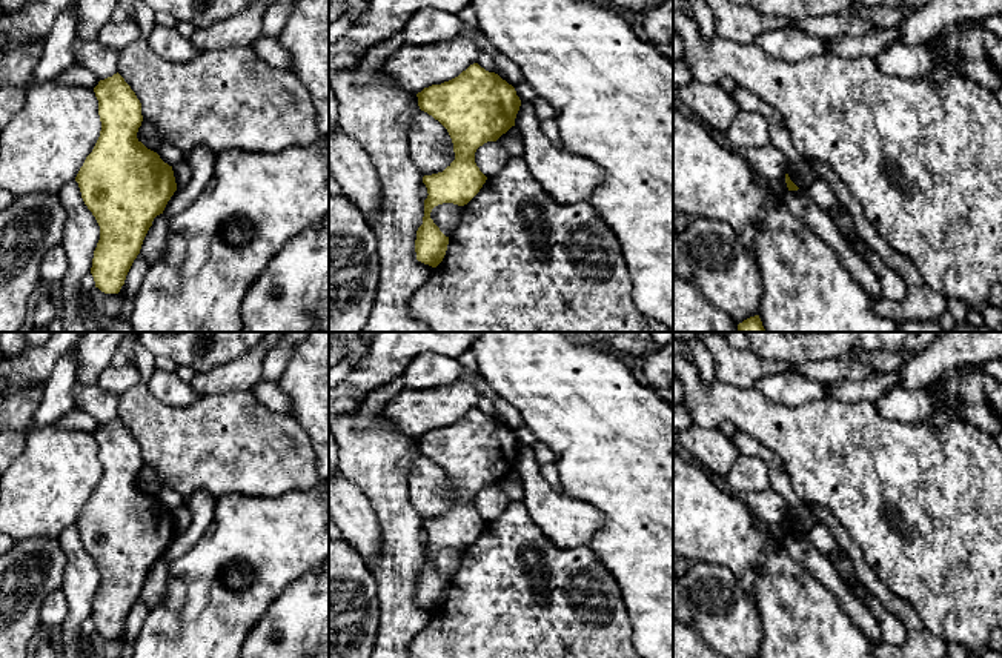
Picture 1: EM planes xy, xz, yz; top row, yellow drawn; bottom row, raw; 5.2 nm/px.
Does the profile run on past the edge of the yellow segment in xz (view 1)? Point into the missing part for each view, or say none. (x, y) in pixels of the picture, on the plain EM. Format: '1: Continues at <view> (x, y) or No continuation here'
1: No continuation here

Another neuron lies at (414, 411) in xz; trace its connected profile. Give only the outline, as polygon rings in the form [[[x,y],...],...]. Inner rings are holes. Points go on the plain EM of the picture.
[[[464,378],[430,389],[403,389],[384,406],[386,418],[403,434],[418,438],[458,421],[476,407],[481,395]]]

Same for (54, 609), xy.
[[[57,589],[51,592],[40,609],[40,626],[61,626],[68,615],[68,603],[61,592]]]

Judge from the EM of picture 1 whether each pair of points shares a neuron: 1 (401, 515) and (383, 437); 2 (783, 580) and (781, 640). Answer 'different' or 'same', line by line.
1: same
2: same

